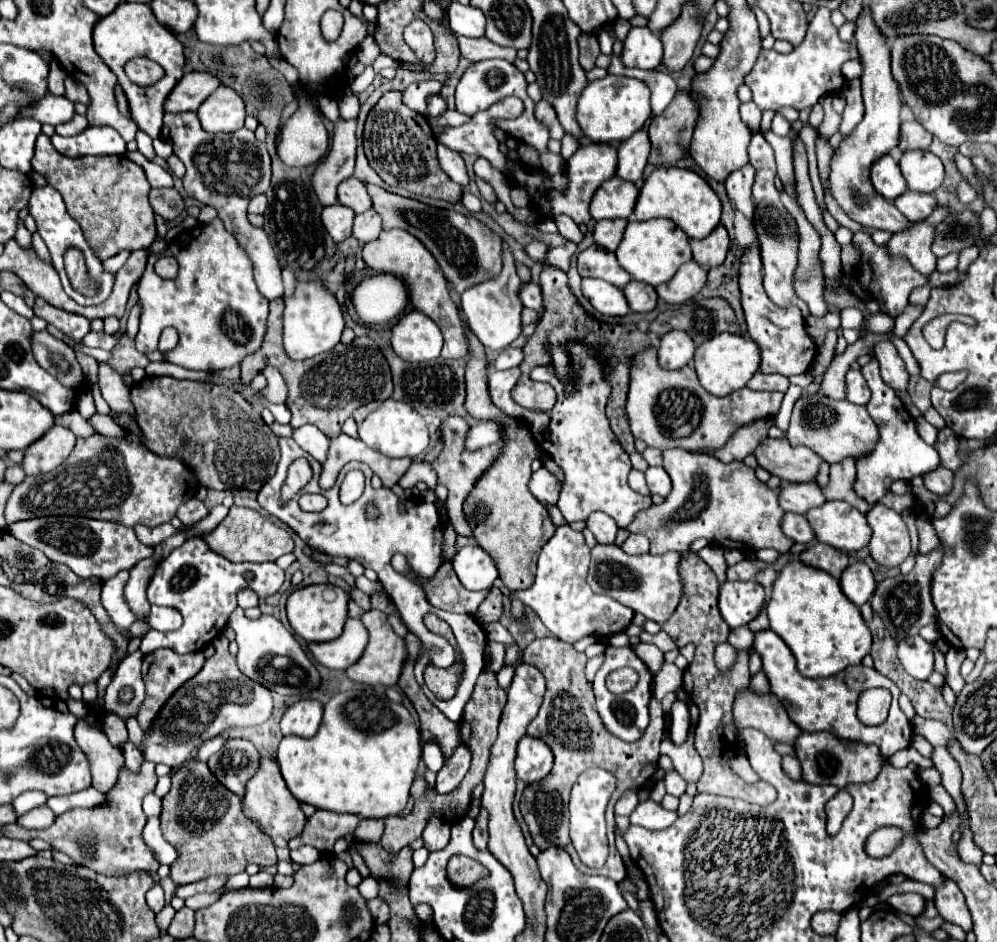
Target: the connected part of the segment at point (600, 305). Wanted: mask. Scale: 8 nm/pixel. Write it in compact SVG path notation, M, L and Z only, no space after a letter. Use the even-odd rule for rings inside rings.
M582 279L582 291L602 315L622 317L622 315L630 313L624 291L620 287L616 287L616 285L610 285L608 281Z

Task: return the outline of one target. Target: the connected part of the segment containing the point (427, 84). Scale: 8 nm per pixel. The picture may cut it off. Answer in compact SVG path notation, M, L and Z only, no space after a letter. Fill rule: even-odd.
M422 81L422 83L412 83L404 91L404 103L413 111L422 115L426 114L428 97L438 95L442 85L438 81Z

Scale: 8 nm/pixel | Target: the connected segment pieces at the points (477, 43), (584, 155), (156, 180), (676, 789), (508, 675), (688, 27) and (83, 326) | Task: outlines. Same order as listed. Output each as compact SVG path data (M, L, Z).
M456 35L458 45L460 45L460 55L472 63L476 61L486 61L486 59L506 59L510 63L514 63L516 59L516 49L510 47L500 47L492 41L488 41L486 37L478 37L478 39L470 39L470 37L462 37Z
M584 143L584 145L580 145L580 149L566 163L566 175L570 179L568 189L564 193L550 191L550 201L552 201L552 207L554 207L554 215L568 215L578 225L588 223L590 221L588 205L592 201L594 191L606 179L616 175L616 145L610 145L610 143Z
M138 151L126 153L126 157L130 157L130 161L134 161L136 165L140 165L140 167L144 169L144 173L146 173L146 177L148 177L148 183L150 183L152 187L172 187L172 185L174 185L174 183L172 183L172 175L170 175L168 171L164 171L162 167L158 167L158 165L152 163L152 161L146 161Z
M676 771L666 773L664 783L666 783L666 793L670 793L674 797L682 797L686 793L686 781L682 781Z
M520 650L519 653L520 653L520 657L519 657L520 661L518 661L518 663L514 665L514 667L503 666L502 669L497 673L498 683L504 689L509 688L514 676L516 667L518 667L518 665L520 665L520 663L523 662L523 651Z
M682 15L682 19L678 19L678 23L670 27L670 31L662 31L660 35L660 41L664 45L662 65L670 71L684 69L684 65L692 59L700 31L702 27L694 27L694 23L690 23L690 15Z
M36 299L34 303L34 315L46 319L50 325L54 325L56 329L60 329L64 335L68 335L74 341L82 341L84 335L90 331L90 321L82 315L74 315L62 309L52 307L50 303L46 303L44 299Z

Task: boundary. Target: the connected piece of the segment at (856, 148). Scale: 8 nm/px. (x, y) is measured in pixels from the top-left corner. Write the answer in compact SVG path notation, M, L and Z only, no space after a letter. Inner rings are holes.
M864 7L860 19L856 21L856 33L854 39L858 43L860 61L864 65L862 73L862 97L866 105L866 115L860 121L860 125L854 129L850 137L846 137L840 143L840 153L832 157L830 163L830 183L832 183L832 195L840 203L840 207L846 211L850 219L860 223L862 227L870 229L882 229L888 233L900 233L910 229L914 223L908 221L892 201L882 199L872 187L870 181L870 167L884 155L890 153L898 145L900 135L900 93L898 83L894 83L894 77L890 73L890 49L886 45L886 39L878 35L878 29L874 27L874 21L870 19L870 9Z

